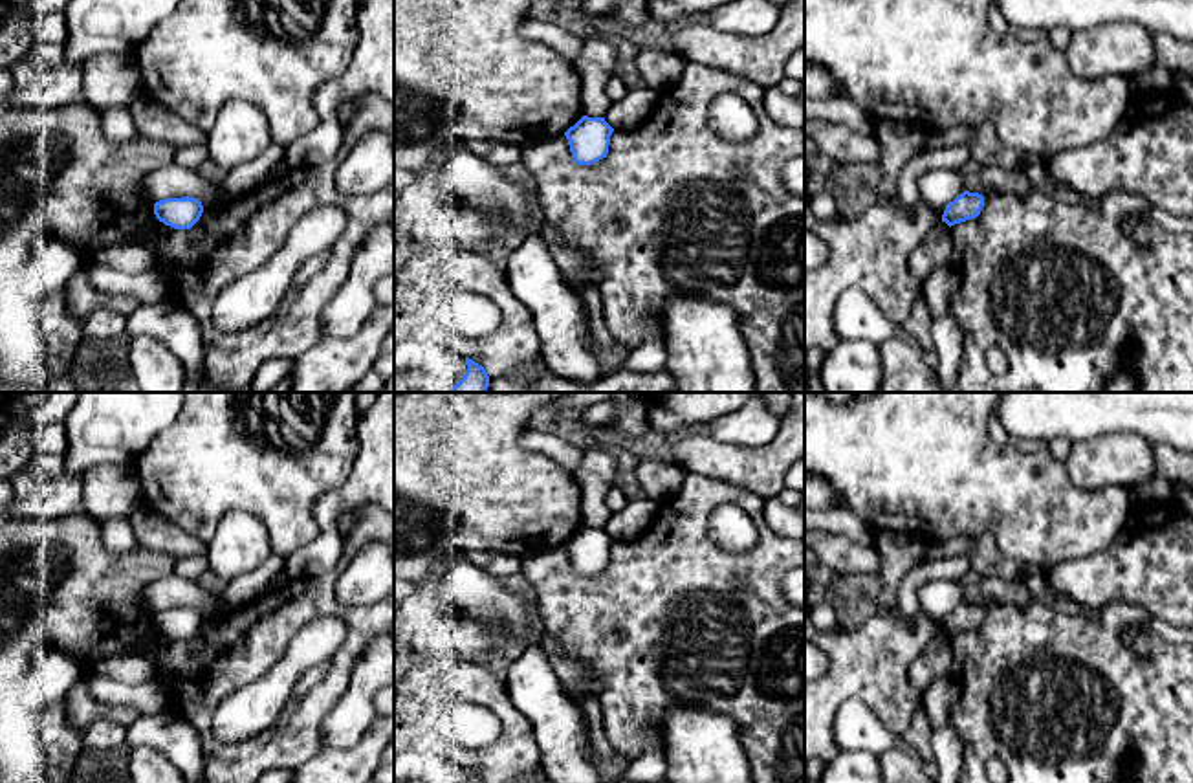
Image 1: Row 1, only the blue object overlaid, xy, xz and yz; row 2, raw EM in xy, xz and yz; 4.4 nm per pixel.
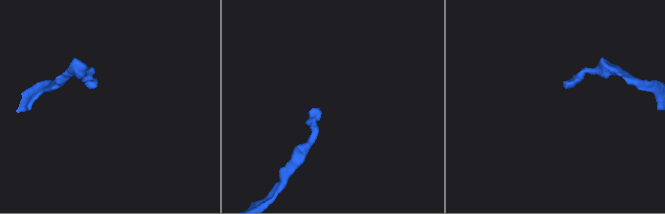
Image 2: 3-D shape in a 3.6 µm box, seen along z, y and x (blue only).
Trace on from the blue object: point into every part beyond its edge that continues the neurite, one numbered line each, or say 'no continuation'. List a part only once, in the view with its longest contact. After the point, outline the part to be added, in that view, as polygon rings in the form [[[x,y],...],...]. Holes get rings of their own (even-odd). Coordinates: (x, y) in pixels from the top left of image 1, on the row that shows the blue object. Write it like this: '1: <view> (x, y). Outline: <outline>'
no continuation

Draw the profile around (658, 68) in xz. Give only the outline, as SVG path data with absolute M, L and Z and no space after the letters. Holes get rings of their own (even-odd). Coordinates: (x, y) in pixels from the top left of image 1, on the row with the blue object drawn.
M645 46L638 51L636 68L641 73L645 86L662 92L682 77L685 61L669 53L665 48Z

